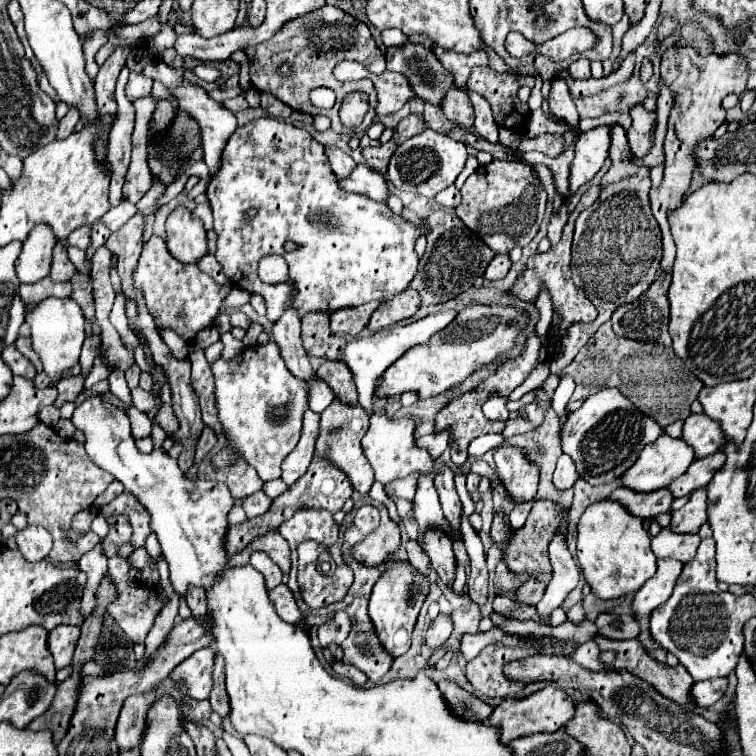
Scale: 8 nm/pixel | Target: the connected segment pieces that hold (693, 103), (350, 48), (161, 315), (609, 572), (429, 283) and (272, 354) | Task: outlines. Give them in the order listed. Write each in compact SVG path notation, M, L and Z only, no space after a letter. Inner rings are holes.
M669 46L661 56L661 82L673 92L675 104L669 116L669 130L665 136L665 178L659 188L651 188L651 210L663 232L663 260L661 268L671 270L675 258L675 242L667 222L667 210L673 210L683 200L683 194L689 190L691 172L695 168L693 148L699 140L711 136L725 120L725 108L721 100L727 94L743 94L749 78L749 64L739 52L729 54L707 54L701 56L693 46Z
M325 4L319 10L315 10L313 14L309 12L309 14L299 16L299 18L293 18L293 20L285 22L281 26L281 30L273 38L269 38L267 42L261 42L257 46L247 46L247 48L243 48L243 52L247 54L247 60L249 60L249 76L251 76L251 82L255 84L255 88L259 92L273 94L283 104L287 104L291 110L299 110L299 112L307 112L307 114L317 114L315 106L309 100L309 92L313 88L317 88L317 86L327 86L327 88L331 88L337 94L337 102L335 102L333 108L323 112L323 114L327 114L331 118L333 132L353 136L353 134L365 132L371 126L371 122L375 118L375 106L377 106L377 102L375 102L377 100L377 92L375 92L373 82L371 81L371 86L368 86L368 79L364 79L366 83L365 87L363 80L339 82L339 80L333 78L331 70L341 60L357 60L369 72L383 72L385 70L385 56L377 48L377 44L375 44L375 40L373 40L373 36L369 32L369 26L363 24L363 22L359 22L351 14L343 12L341 8ZM281 62L289 62L293 66L293 76L289 80L287 78L281 78L277 74L277 66ZM358 89L367 92L373 102L371 102L371 108L369 108L365 120L361 122L361 126L347 128L347 126L341 124L337 112L339 112L343 102L343 96Z
M151 236L145 244L141 258L133 270L133 286L141 290L153 320L157 320L163 328L175 330L185 342L193 342L201 330L209 328L215 322L219 304L229 292L229 286L227 290L219 290L219 286L215 286L215 280L207 278L207 274L203 274L195 264L177 262L169 254L165 240L159 236Z
M609 498L593 502L579 518L577 560L593 594L603 600L635 592L657 570L657 558L651 550L651 538L643 528L643 520L623 508L623 504Z
M437 210L429 214L425 222L427 222L427 248L425 254L419 258L417 274L411 280L409 288L417 290L421 302L427 306L447 302L469 290L475 278L485 272L495 254L473 232L467 230L467 226L457 218L455 212Z
M267 342L257 348L247 348L237 358L225 362L217 360L213 366L215 376L215 396L217 396L217 410L219 418L225 426L227 436L233 440L235 450L257 470L263 482L275 480L281 476L281 462L283 458L297 446L299 434L301 434L301 420L303 410L309 404L309 382L303 378L293 376L287 370L287 364L281 356L281 350L275 342Z

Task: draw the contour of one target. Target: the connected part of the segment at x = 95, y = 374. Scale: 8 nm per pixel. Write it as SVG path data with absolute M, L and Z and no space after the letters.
M97 356L97 358L95 358L95 366L93 366L93 370L91 370L91 374L87 376L87 380L85 380L85 386L91 388L91 386L97 384L99 380L105 380L105 378L109 376L109 372L111 372L111 368L109 368L107 360L105 360L103 356Z

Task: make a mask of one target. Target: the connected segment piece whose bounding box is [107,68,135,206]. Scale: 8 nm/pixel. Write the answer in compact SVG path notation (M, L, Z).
M123 68L117 80L117 122L111 128L109 134L109 152L107 152L107 164L111 168L111 190L109 190L109 204L117 206L123 198L121 188L125 182L125 174L129 168L129 158L131 158L131 132L135 124L135 108L125 96L125 84L127 84L129 70Z

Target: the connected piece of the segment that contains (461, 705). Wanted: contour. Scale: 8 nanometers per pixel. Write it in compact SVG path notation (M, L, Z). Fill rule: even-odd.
M441 680L439 690L447 698L447 704L451 706L451 710L455 710L455 714L459 714L463 718L483 718L483 720L487 720L489 714L493 712L493 708L489 704L485 704L475 694L465 692L463 688L459 688L451 680Z

